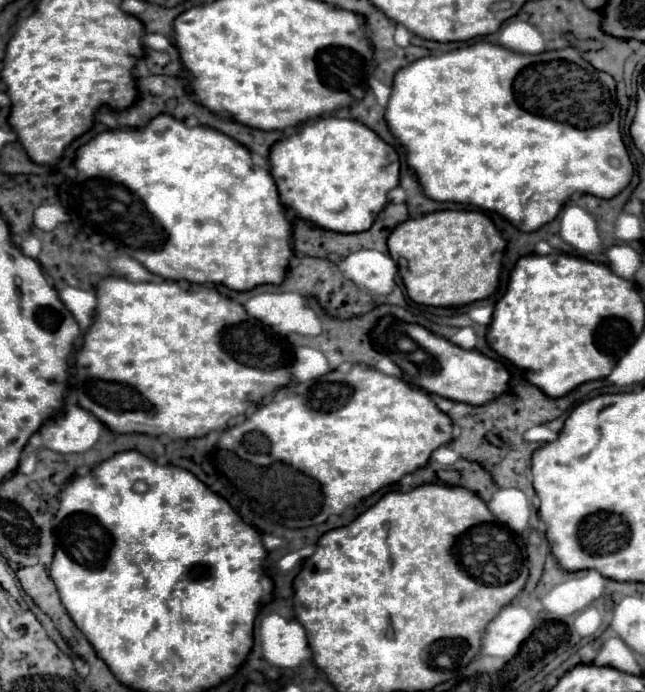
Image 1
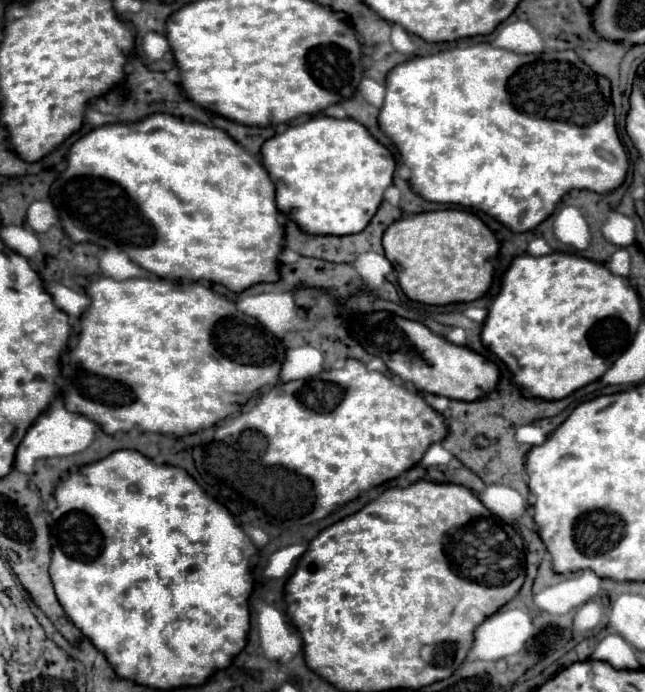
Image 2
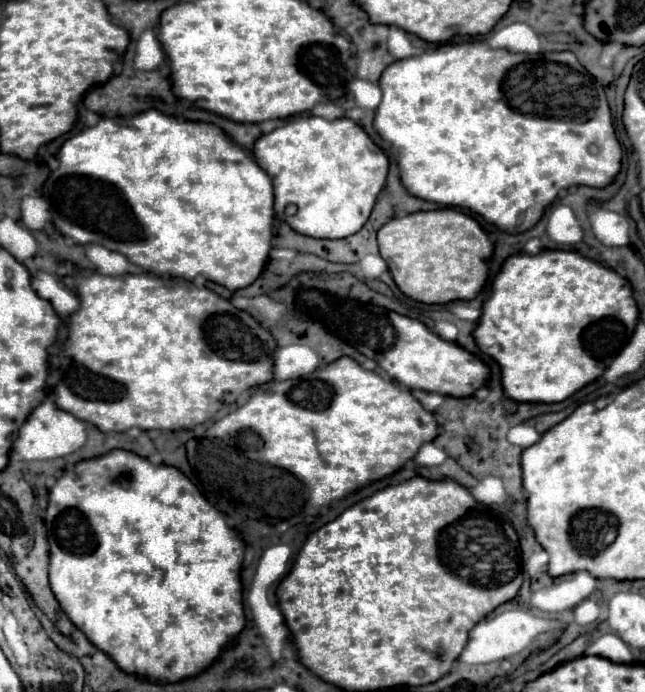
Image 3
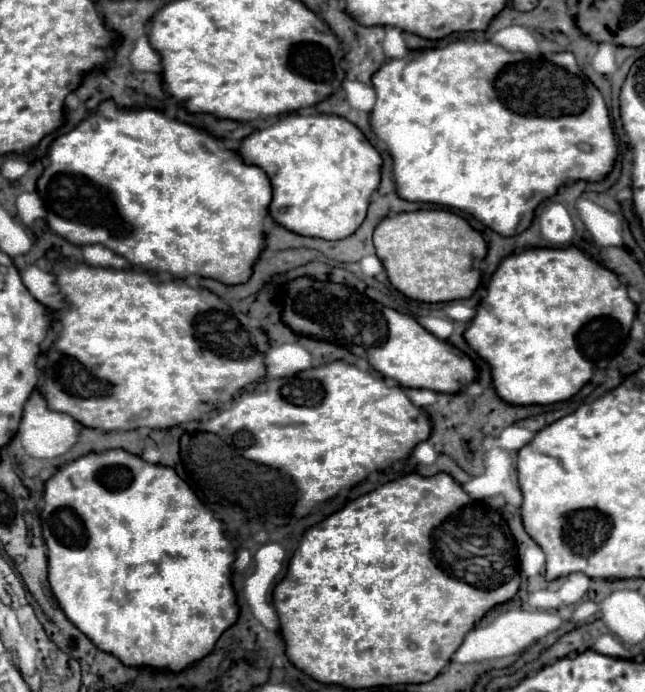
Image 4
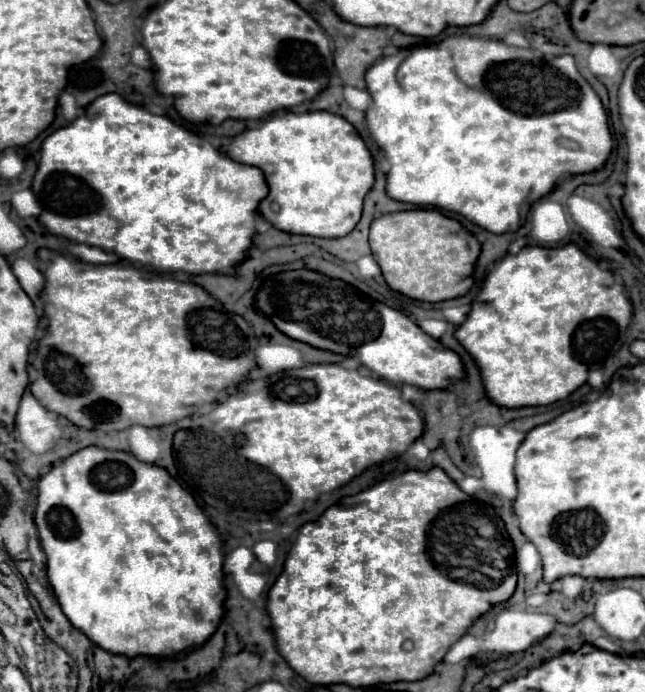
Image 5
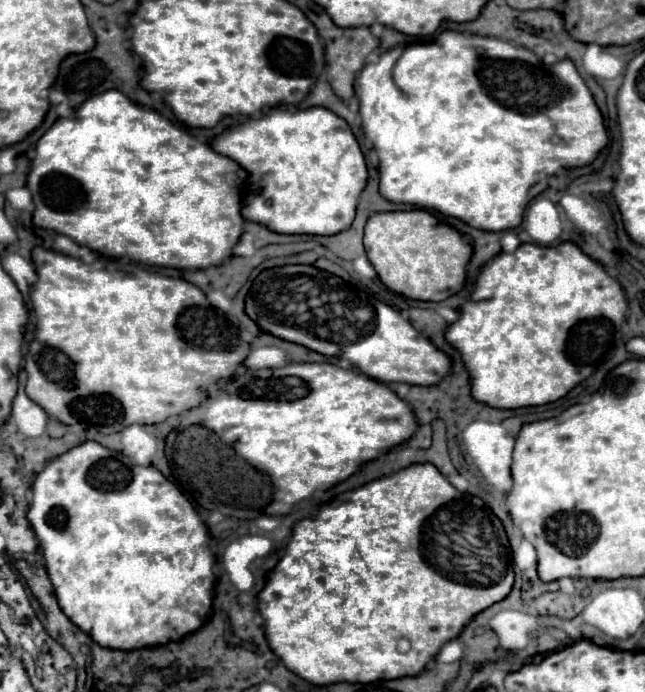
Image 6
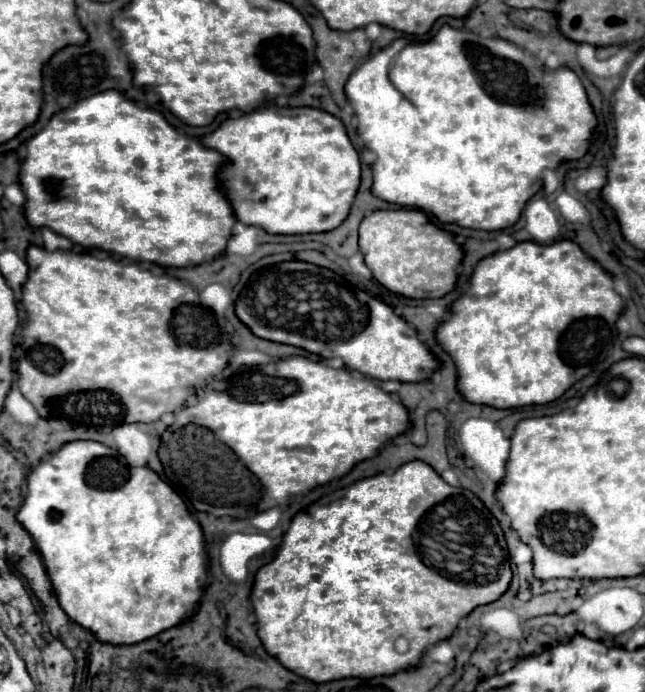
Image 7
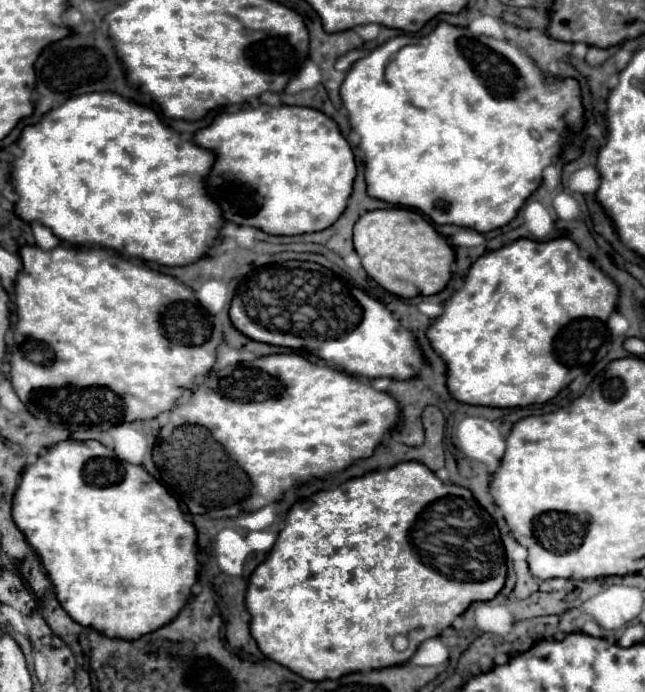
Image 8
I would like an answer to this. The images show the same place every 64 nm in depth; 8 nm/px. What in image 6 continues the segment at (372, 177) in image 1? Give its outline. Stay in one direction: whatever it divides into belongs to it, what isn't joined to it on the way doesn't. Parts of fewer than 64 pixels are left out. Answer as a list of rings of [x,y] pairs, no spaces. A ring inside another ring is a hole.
[[[272,108],[256,118],[226,128],[212,142],[212,148],[232,158],[248,172],[248,188],[244,190],[242,216],[246,222],[264,224],[278,234],[336,234],[348,228],[356,214],[358,196],[366,186],[366,162],[348,124],[326,108],[286,110]]]

